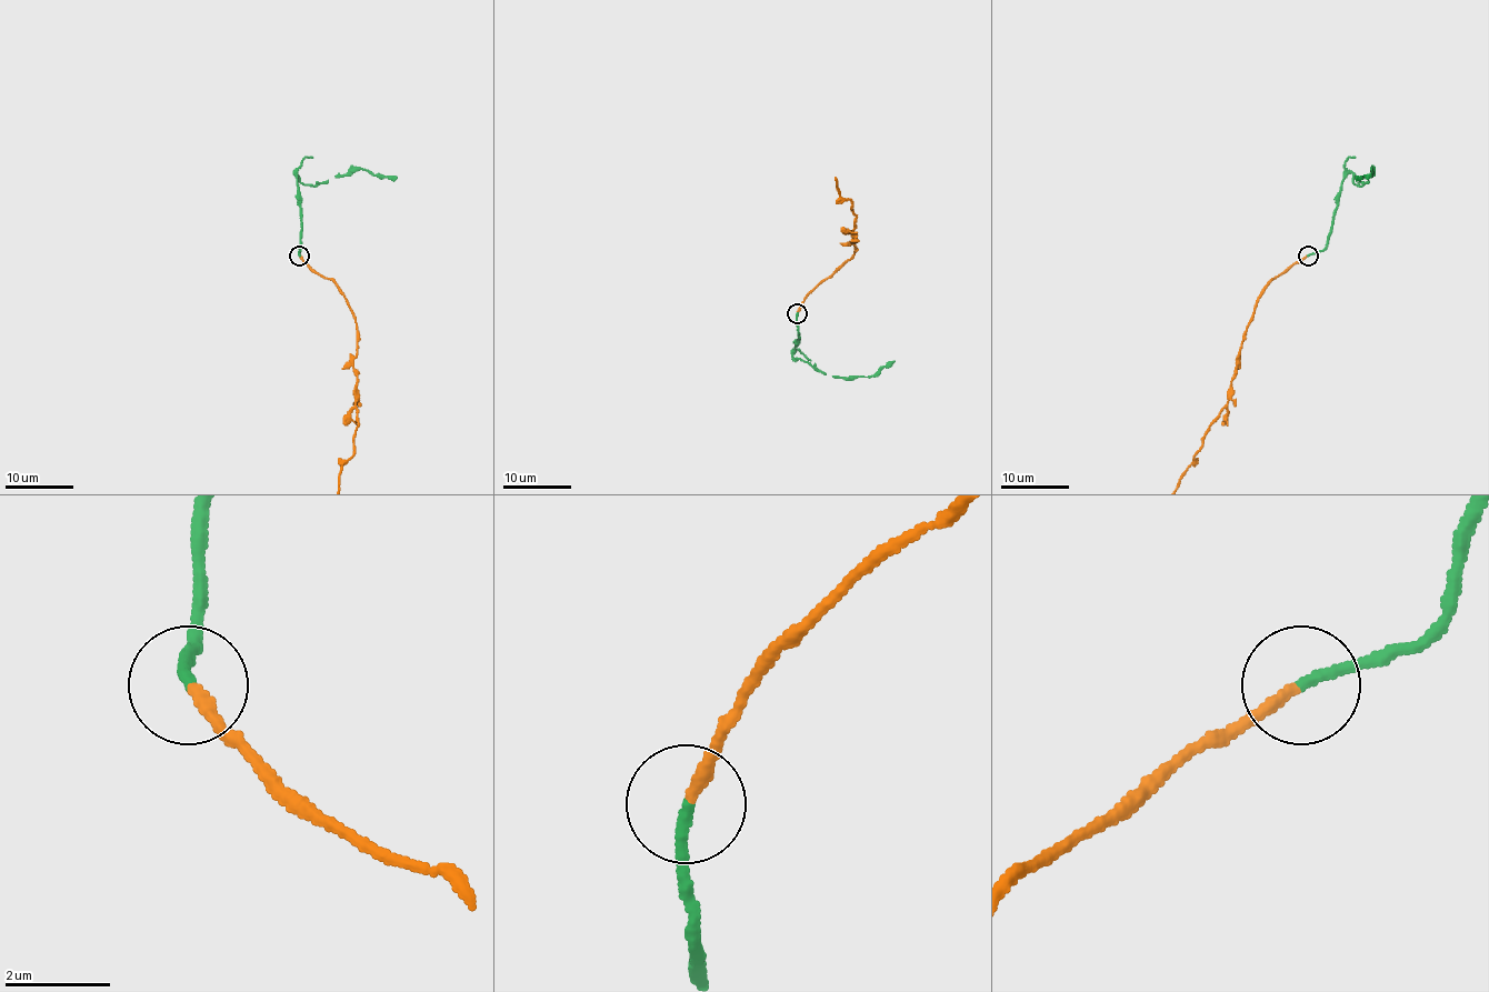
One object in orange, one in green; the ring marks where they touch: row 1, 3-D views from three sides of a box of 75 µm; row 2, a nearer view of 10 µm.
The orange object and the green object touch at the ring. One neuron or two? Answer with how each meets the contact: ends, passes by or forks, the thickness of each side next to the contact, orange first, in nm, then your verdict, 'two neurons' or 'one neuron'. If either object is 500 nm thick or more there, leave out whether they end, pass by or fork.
orange ends | green ends | 240/220 nm | one neuron

